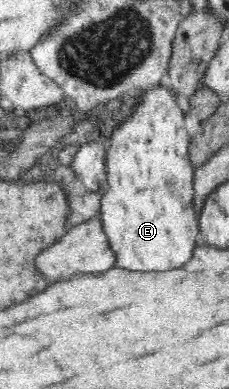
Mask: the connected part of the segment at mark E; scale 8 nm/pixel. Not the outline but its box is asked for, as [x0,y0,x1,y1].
[100,85,200,272]

